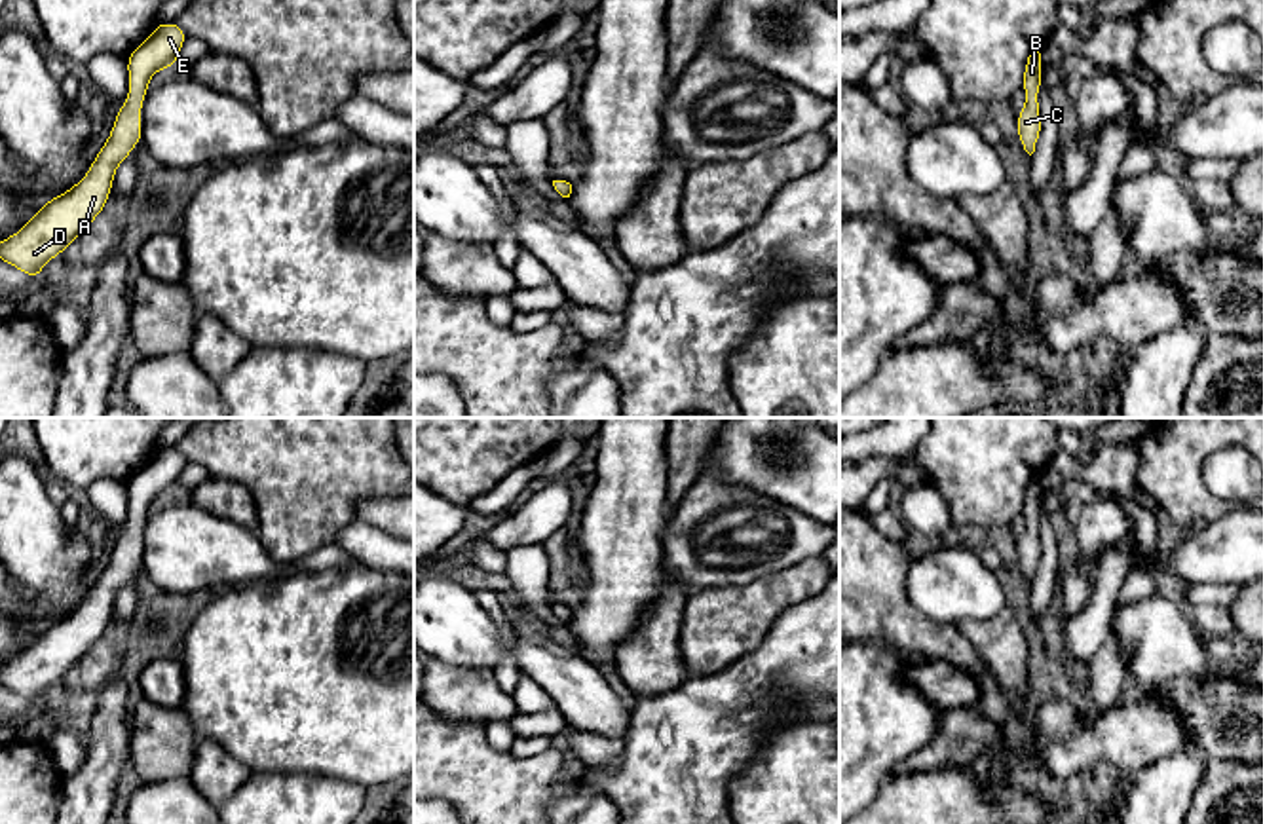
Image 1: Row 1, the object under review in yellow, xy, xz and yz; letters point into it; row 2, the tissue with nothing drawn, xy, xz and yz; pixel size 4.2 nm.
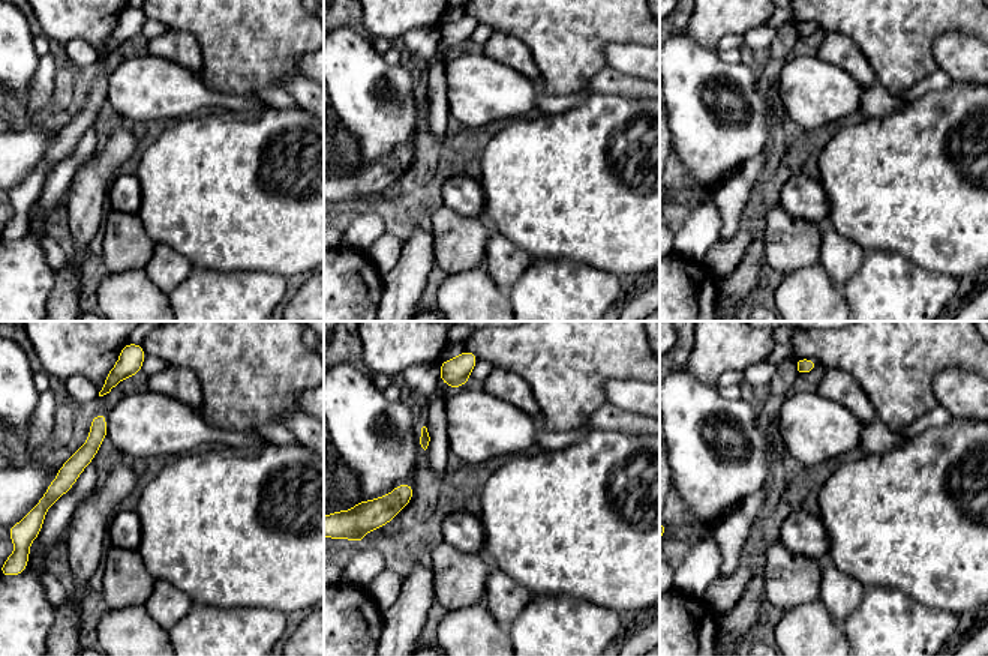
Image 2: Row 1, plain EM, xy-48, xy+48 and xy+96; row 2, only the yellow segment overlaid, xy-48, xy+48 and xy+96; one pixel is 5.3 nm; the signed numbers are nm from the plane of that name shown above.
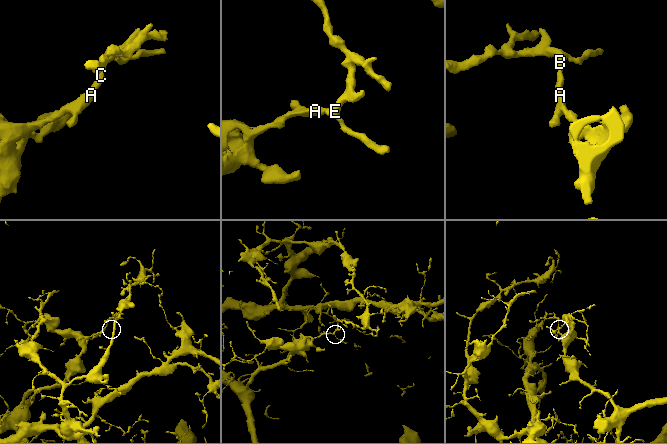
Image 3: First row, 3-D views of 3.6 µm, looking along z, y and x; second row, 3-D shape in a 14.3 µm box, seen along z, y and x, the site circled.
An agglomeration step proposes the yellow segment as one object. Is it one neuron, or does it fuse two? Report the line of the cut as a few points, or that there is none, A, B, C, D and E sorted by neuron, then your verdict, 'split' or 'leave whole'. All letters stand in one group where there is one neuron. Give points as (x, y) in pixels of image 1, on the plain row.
cut none; groups A B C D E; leave whole

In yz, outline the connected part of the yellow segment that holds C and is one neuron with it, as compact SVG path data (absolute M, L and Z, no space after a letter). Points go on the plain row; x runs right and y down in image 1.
M1039 475L1027 482L1024 494L1022 513L1026 518L1026 530L1018 537L1018 566L1024 575L1031 581L1035 577L1041 560L1041 537L1039 537L1039 511L1043 507L1041 478Z

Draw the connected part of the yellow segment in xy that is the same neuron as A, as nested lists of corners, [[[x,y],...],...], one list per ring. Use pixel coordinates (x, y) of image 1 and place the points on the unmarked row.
[[[160,448],[150,461],[131,477],[127,482],[129,520],[120,532],[112,558],[95,581],[89,596],[70,615],[57,623],[49,623],[47,628],[17,659],[2,665],[0,685],[25,697],[32,702],[32,706],[38,706],[42,693],[68,674],[76,663],[99,642],[108,628],[118,590],[142,564],[141,535],[148,516],[148,507],[160,494],[175,494],[177,480],[186,463],[186,458],[177,448]]]

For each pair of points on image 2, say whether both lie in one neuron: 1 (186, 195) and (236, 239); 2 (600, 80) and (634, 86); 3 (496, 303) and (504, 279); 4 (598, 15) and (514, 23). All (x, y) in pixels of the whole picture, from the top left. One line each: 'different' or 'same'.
1: same
2: same
3: different
4: same

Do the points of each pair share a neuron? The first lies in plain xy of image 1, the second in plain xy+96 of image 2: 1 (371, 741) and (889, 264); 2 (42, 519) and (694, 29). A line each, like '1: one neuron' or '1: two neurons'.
1: two neurons
2: two neurons

